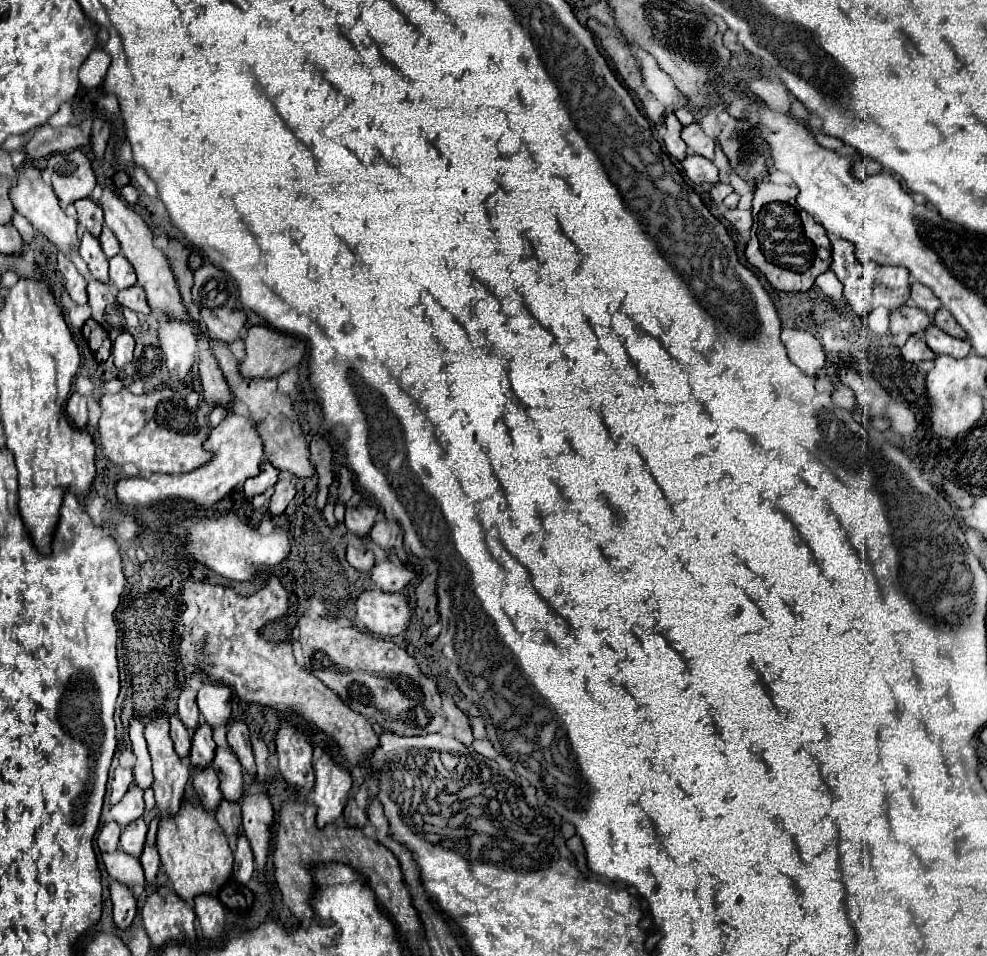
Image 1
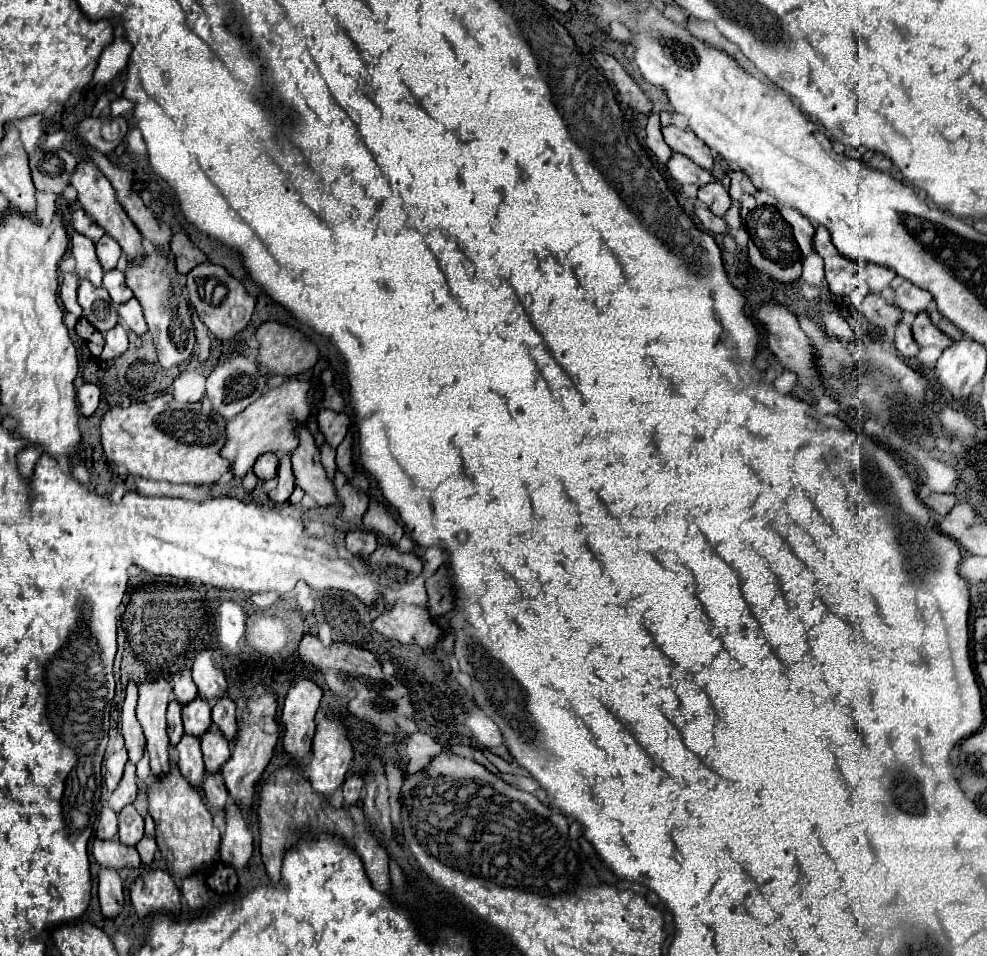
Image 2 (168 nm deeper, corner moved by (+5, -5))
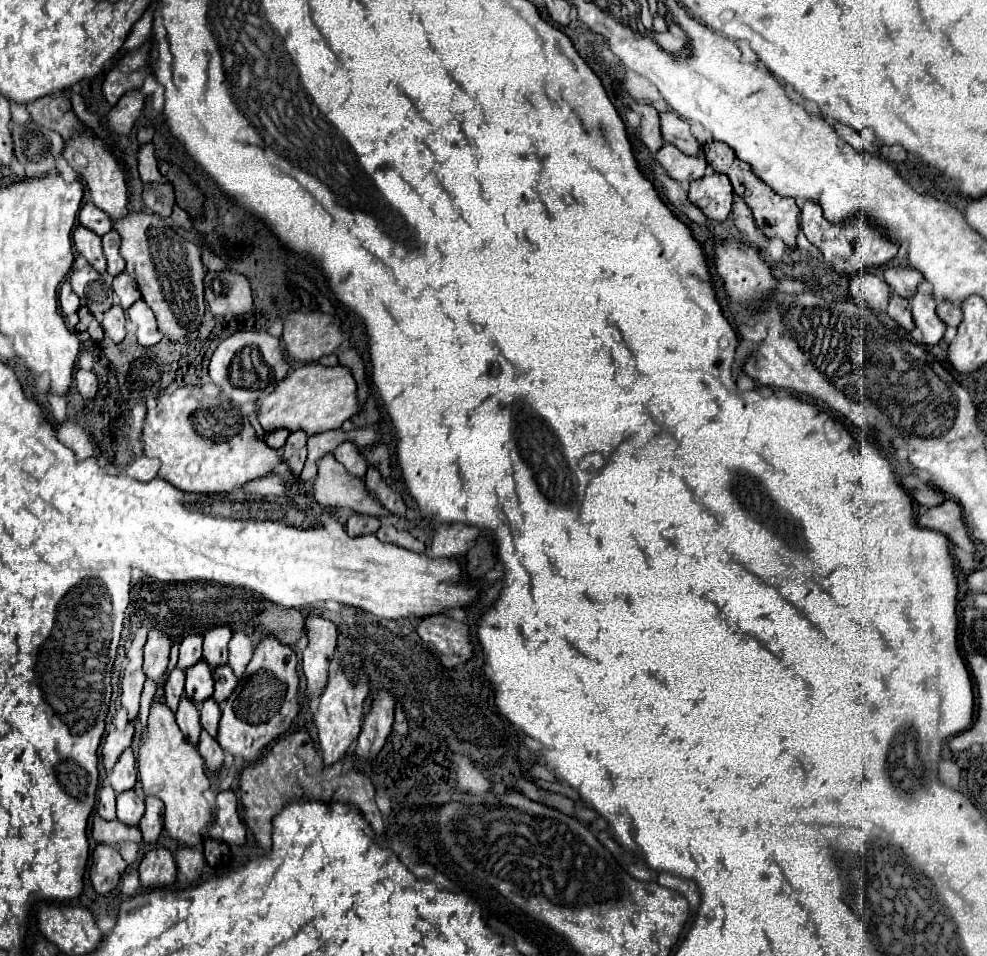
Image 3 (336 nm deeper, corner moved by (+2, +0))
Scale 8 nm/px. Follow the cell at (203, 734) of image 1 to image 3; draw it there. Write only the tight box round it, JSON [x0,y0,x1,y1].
[186,660,214,704]

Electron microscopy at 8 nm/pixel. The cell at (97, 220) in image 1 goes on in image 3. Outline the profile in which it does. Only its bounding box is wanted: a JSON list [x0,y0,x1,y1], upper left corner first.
[78,202,112,236]

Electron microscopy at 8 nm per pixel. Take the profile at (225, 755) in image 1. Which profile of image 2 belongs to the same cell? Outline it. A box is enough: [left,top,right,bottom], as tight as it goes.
[201,727,231,773]

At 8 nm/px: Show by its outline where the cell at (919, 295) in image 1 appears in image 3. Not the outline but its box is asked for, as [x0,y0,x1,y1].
[884,264,924,300]

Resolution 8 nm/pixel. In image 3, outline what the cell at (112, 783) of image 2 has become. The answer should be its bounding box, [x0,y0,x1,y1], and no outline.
[102,726,134,772]

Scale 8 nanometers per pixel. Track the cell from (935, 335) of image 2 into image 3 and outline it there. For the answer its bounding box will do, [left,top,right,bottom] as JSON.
[912,294,946,346]

